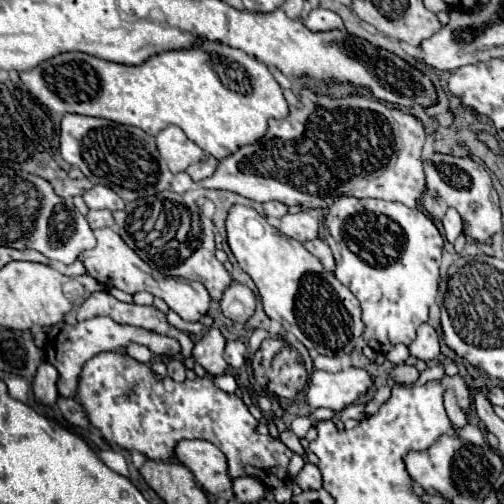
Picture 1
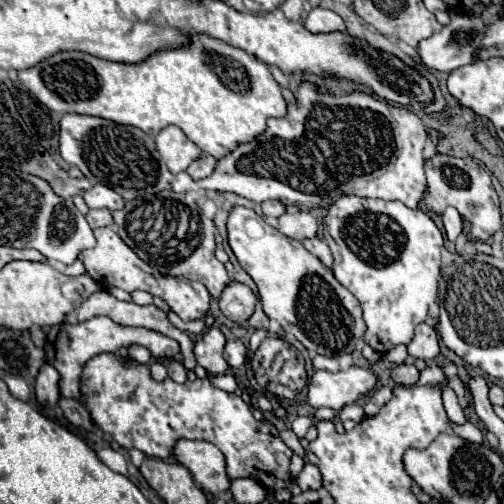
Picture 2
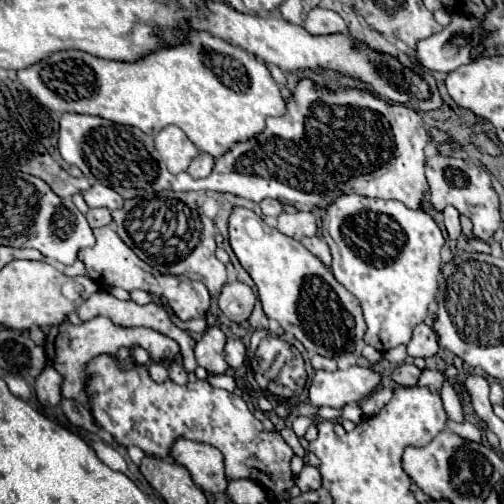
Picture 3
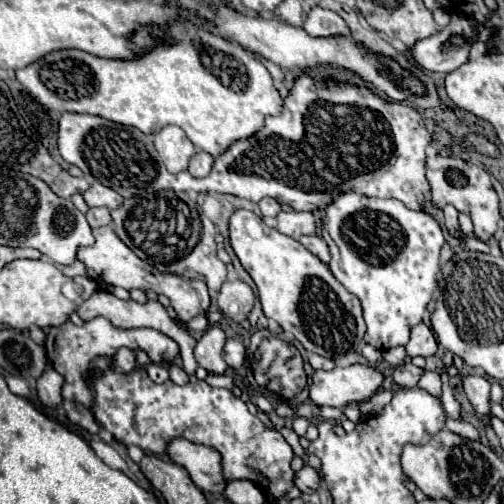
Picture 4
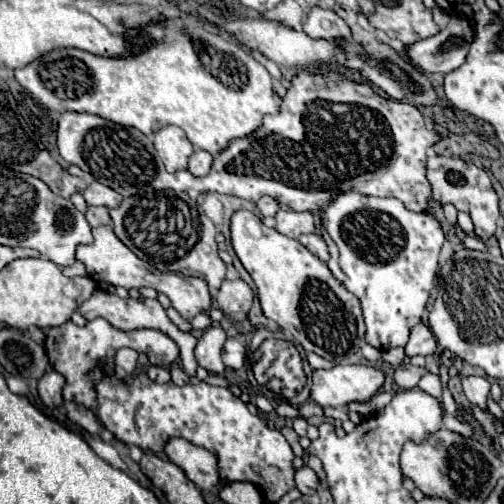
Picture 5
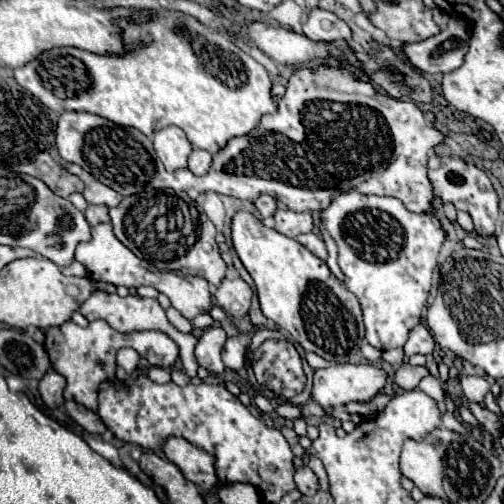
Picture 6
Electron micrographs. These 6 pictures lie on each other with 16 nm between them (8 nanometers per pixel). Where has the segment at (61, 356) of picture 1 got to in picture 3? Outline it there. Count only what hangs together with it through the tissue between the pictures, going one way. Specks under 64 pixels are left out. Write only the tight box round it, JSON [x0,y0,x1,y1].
[46,316,180,404]

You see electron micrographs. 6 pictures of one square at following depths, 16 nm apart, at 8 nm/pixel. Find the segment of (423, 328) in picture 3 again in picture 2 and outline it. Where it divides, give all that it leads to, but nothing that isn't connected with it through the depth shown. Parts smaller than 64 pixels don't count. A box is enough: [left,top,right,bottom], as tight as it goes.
[408,324,440,360]

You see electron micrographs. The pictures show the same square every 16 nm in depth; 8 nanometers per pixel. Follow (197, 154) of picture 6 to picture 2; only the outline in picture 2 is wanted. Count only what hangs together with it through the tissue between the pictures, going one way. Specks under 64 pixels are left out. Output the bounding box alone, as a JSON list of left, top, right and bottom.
[188,156,216,180]

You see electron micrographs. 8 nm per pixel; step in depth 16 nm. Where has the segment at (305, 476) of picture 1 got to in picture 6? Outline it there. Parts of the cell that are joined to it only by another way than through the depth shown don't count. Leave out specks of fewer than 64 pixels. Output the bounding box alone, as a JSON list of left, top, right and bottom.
[296,466,318,496]

